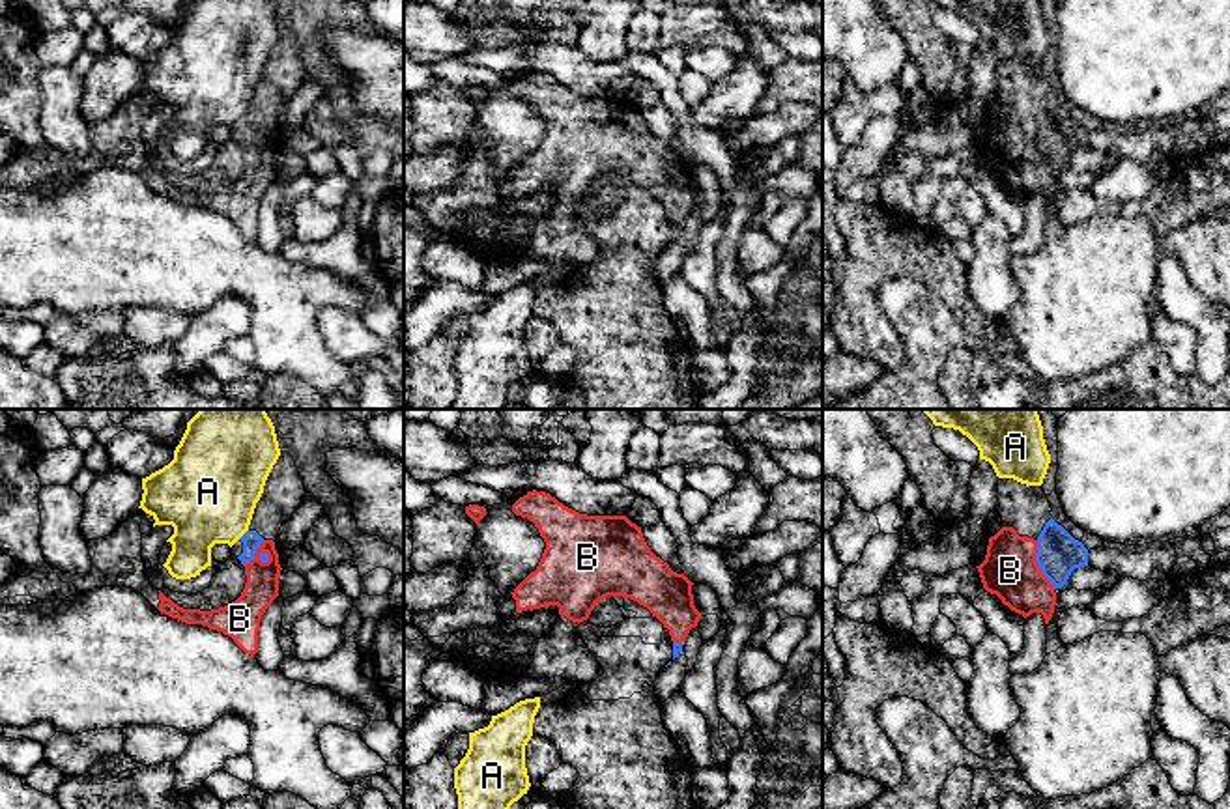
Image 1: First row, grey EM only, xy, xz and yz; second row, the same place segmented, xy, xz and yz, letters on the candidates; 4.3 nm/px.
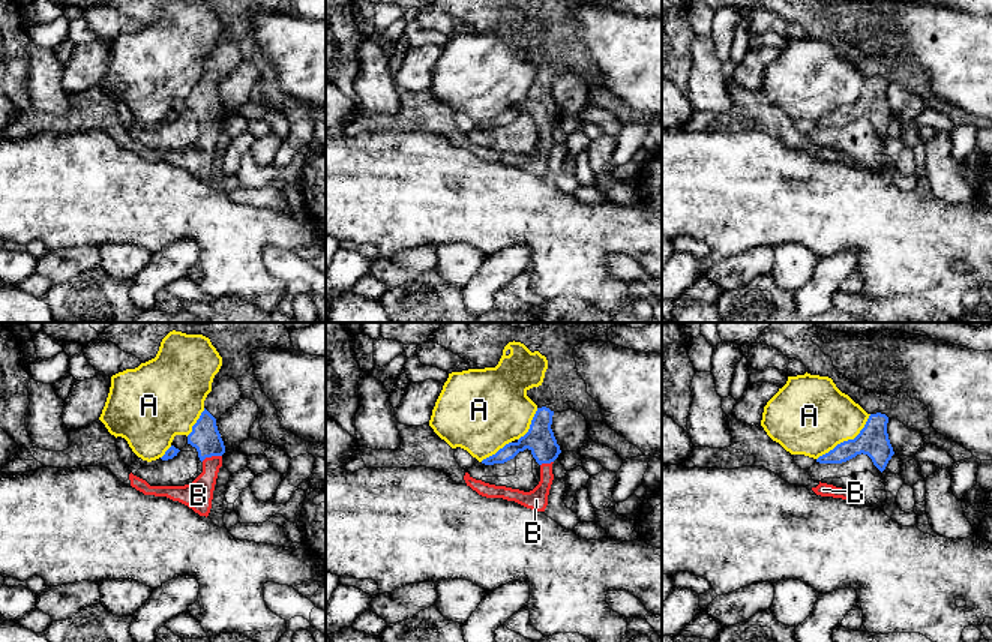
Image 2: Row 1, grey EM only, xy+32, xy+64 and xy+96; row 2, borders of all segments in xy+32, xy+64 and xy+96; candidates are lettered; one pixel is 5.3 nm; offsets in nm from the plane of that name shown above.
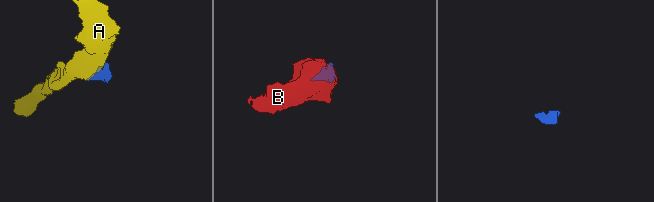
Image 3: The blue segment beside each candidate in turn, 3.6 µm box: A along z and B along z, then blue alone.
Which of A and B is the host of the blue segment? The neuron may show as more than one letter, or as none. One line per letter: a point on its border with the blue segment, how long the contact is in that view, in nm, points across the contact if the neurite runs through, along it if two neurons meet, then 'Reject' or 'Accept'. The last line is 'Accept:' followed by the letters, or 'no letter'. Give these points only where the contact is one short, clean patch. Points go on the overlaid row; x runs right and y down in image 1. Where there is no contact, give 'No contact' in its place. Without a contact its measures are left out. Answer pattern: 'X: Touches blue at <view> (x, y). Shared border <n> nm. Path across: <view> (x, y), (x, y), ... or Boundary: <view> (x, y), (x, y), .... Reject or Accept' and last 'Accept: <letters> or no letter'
A: Touches blue at xy (243, 535). Shared border 60 nm. Boundary: xy (247, 529), (238, 539). Reject
B: Touches blue at xy (255, 553). Shared border 140 nm. Path across: xy (251, 540), (255, 553), (262, 578). Accept
Accept: B

